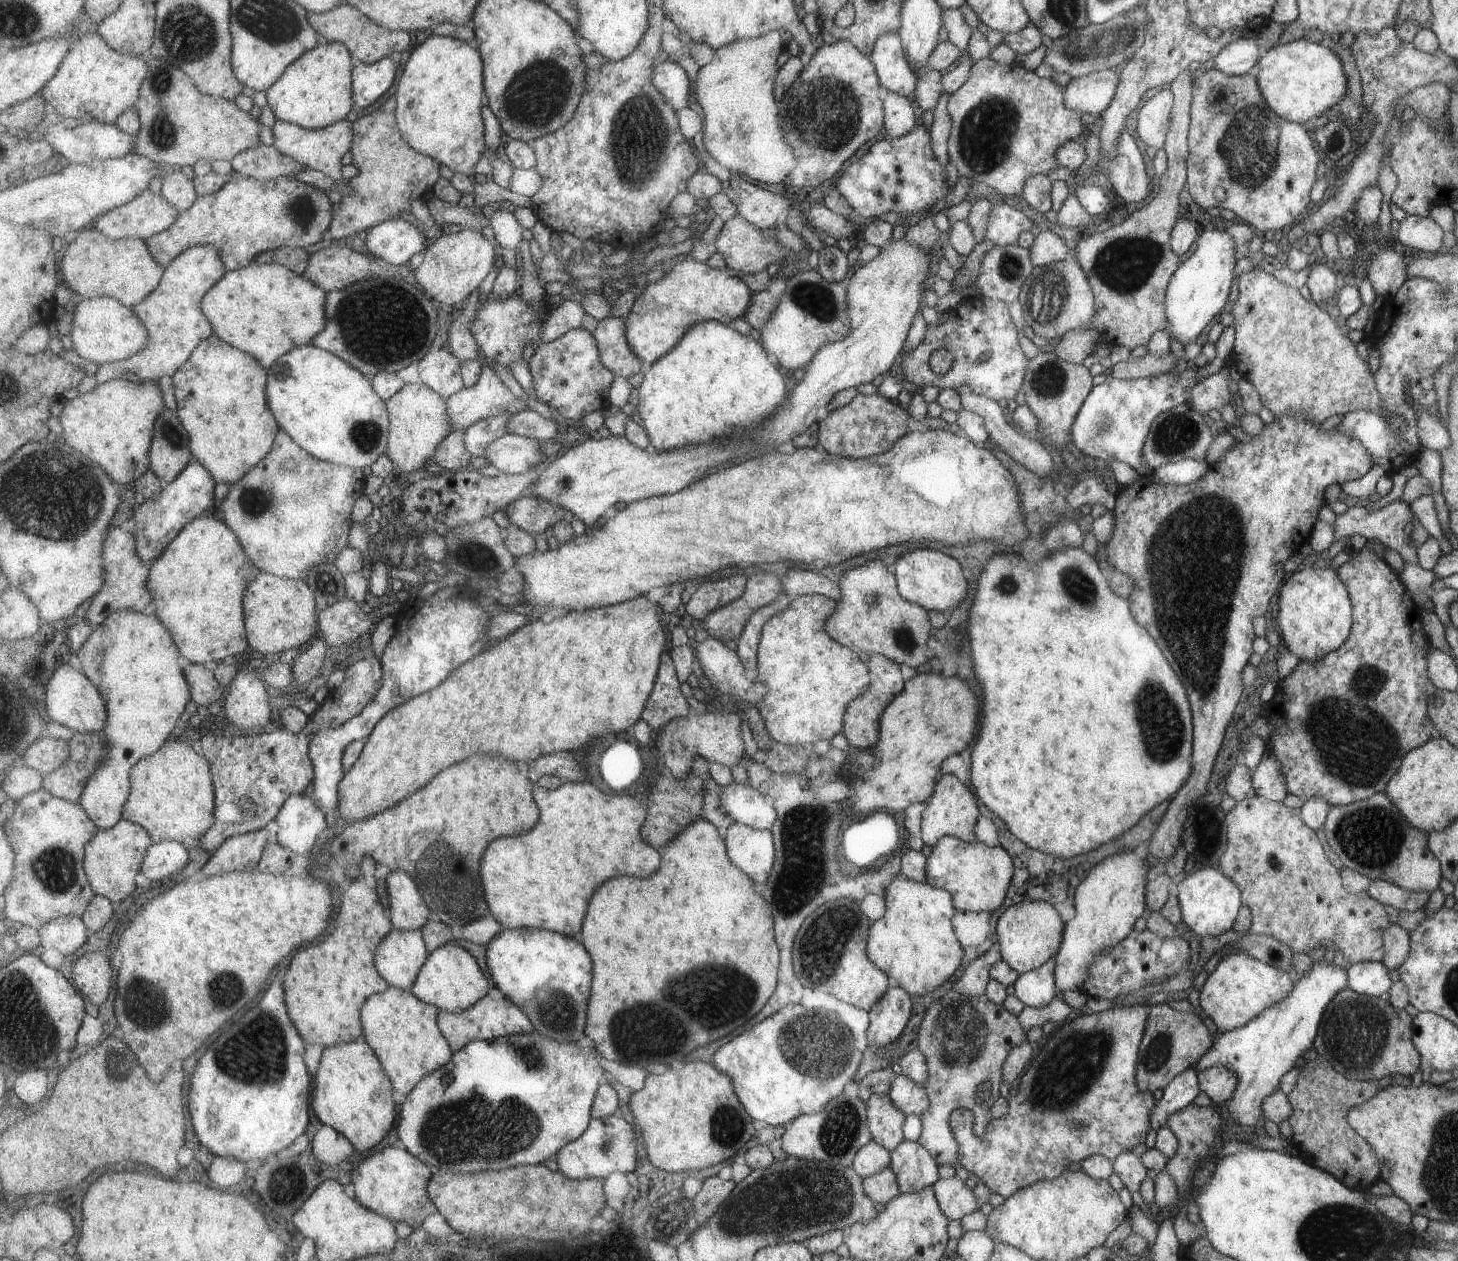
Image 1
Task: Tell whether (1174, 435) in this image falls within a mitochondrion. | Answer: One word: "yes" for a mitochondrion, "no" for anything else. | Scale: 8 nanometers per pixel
yes

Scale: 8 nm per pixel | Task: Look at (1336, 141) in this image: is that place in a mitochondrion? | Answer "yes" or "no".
yes

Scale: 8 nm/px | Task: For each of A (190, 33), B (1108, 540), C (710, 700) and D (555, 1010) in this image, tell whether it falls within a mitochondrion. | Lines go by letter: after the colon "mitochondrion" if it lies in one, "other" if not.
A: mitochondrion
B: other
C: other
D: mitochondrion

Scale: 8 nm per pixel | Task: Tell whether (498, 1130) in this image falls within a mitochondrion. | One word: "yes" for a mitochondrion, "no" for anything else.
yes

